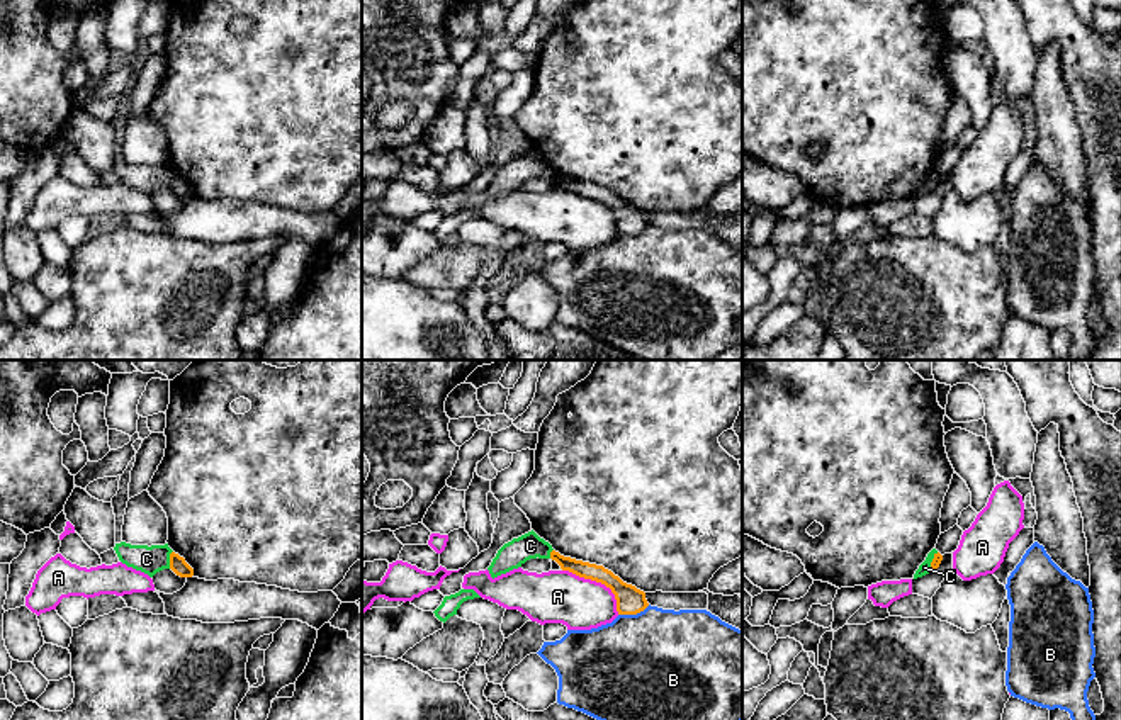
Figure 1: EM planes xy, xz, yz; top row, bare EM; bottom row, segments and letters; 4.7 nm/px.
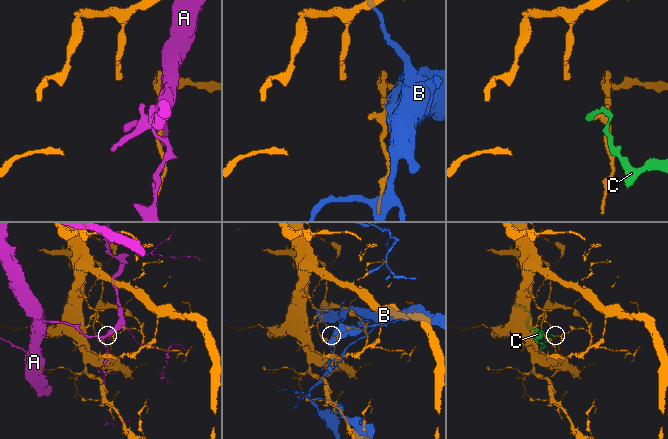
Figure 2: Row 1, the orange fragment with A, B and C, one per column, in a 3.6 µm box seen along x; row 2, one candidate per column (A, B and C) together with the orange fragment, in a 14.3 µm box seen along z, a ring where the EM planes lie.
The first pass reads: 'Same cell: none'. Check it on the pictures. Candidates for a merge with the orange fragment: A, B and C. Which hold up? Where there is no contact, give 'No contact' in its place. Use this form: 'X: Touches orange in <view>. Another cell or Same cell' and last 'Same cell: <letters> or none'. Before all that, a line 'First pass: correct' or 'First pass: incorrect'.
First pass: correct
A: Touches orange in xz. Another cell
B: Touches orange in xz. Another cell
C: Touches orange in xy. Another cell
Same cell: none

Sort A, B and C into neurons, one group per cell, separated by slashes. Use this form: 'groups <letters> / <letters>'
groups A / B / C

